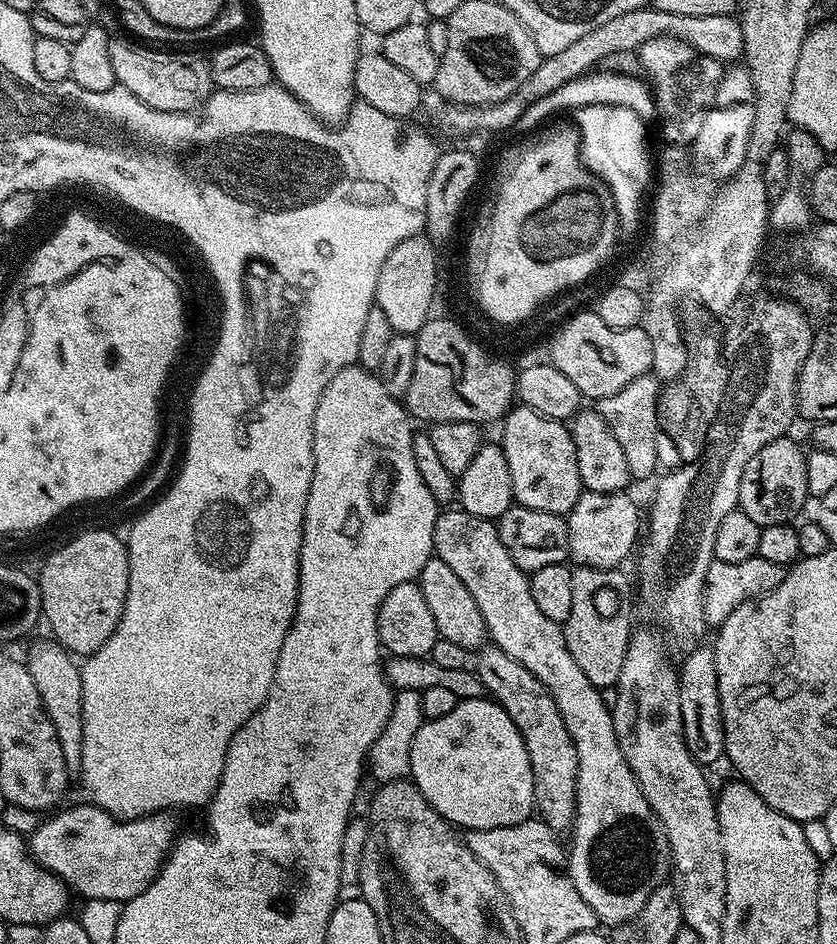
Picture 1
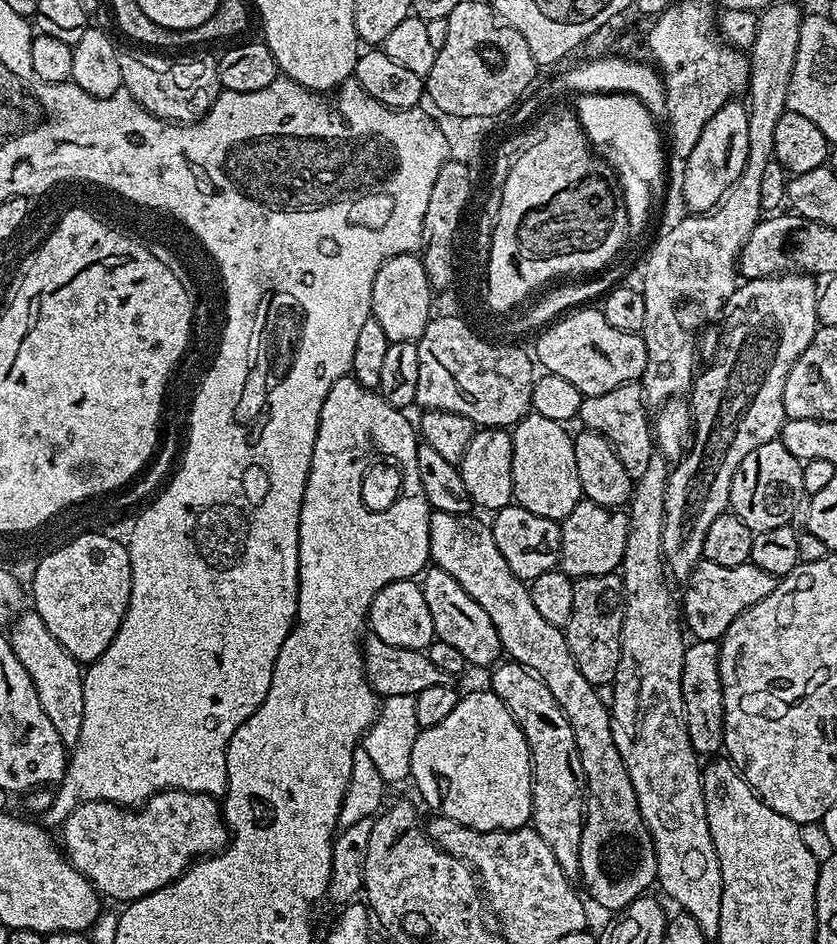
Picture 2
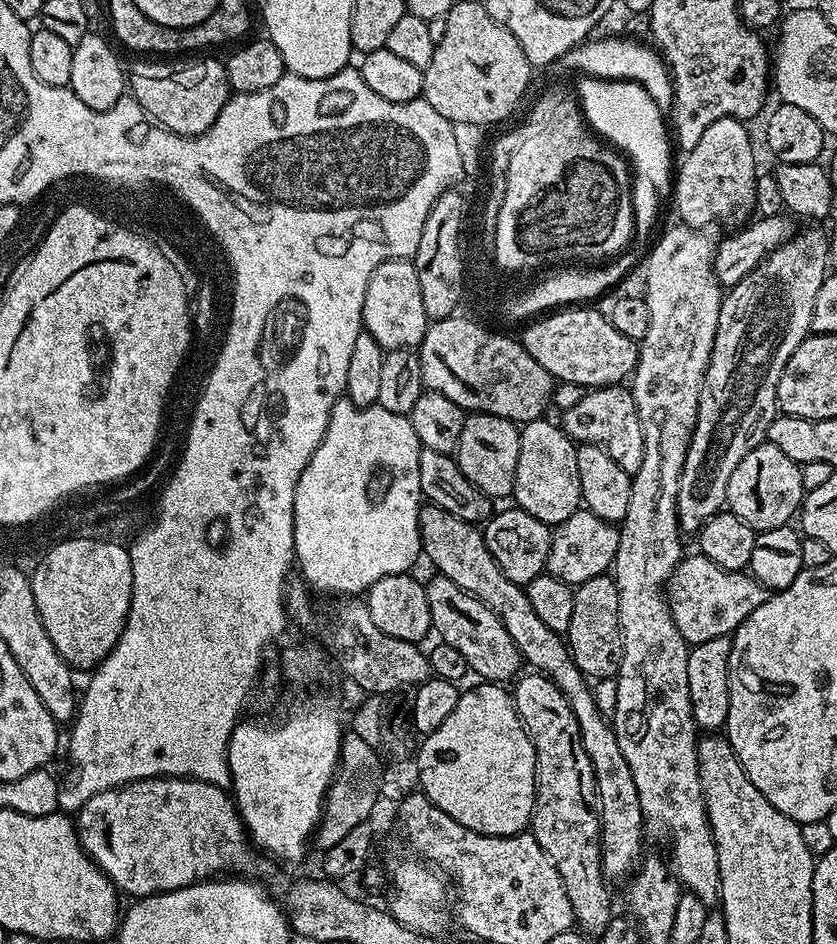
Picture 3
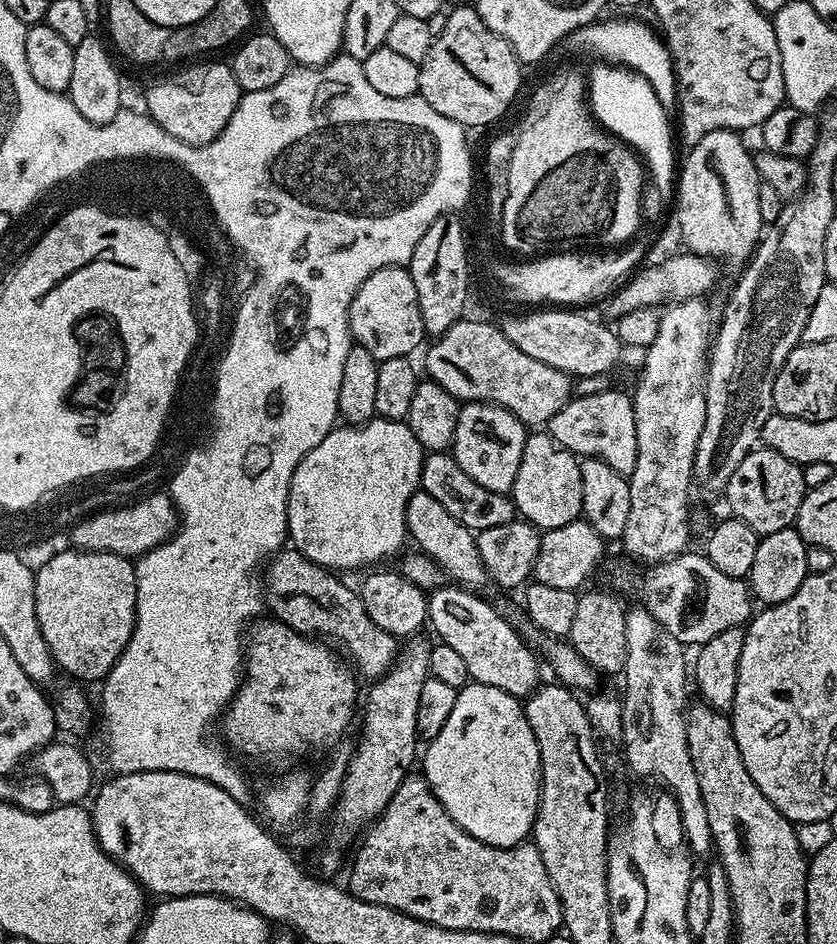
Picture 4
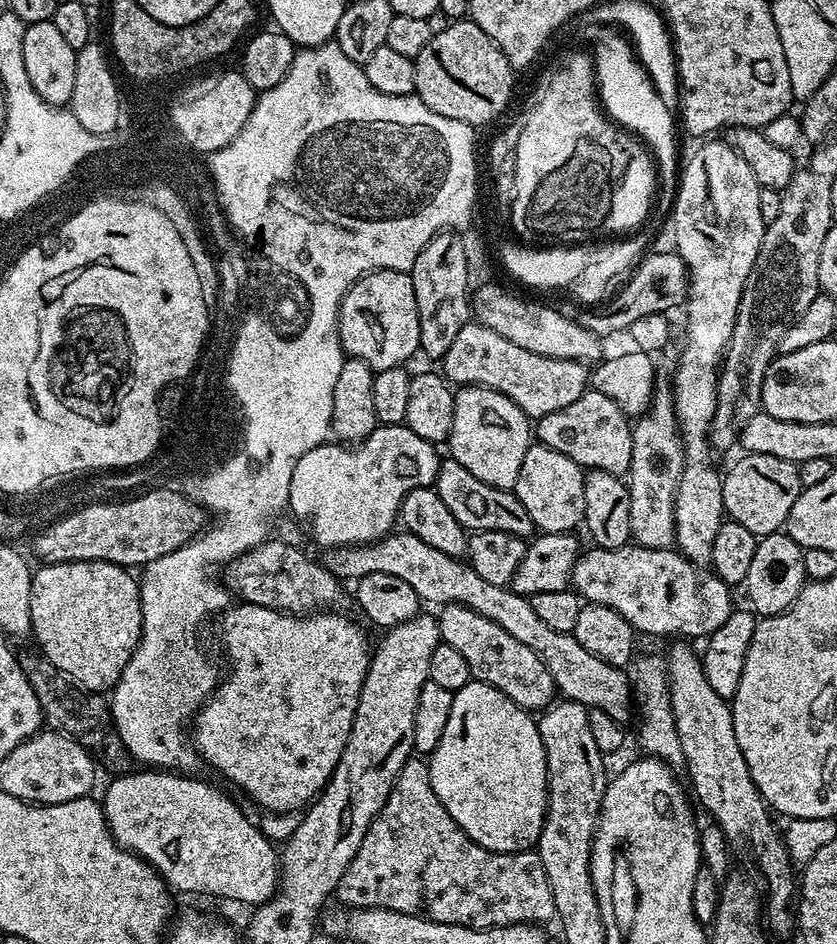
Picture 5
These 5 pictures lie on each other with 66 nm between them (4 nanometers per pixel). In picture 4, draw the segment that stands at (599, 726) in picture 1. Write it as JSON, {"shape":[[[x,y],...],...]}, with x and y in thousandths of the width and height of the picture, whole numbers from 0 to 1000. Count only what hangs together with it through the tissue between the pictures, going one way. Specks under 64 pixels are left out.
{"shape":[[[499,519],[485,532],[485,557],[487,568],[498,576],[496,578],[509,589],[513,589],[522,597],[539,615],[560,625],[578,625],[573,623],[584,622],[585,615],[581,600],[576,600],[576,591],[571,587],[569,577],[569,564],[558,559],[533,536],[527,536],[514,523]]]}

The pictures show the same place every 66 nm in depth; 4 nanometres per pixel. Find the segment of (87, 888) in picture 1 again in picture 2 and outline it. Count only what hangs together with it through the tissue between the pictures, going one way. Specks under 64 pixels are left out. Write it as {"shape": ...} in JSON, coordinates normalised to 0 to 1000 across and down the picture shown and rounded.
{"shape":[[[222,837],[190,839],[161,858],[125,847],[103,850],[76,868],[69,886],[82,915],[87,915],[109,934],[116,946],[121,950],[130,949],[134,953],[148,953],[147,956],[177,949],[184,943],[208,935],[237,909],[257,907],[258,904],[268,901],[275,889],[272,874],[268,872],[264,849],[256,843]]]}

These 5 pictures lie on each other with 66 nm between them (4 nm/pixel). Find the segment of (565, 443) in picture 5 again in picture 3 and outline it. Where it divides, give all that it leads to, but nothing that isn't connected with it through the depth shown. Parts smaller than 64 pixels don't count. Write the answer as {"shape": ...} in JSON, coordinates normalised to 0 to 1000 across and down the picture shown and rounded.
{"shape":[[[728,407],[724,411],[703,413],[693,426],[671,436],[671,443],[674,459],[689,471],[714,472],[724,477],[750,504],[762,502],[762,494],[767,494],[767,447],[762,447],[762,430],[757,430],[749,410]]]}

